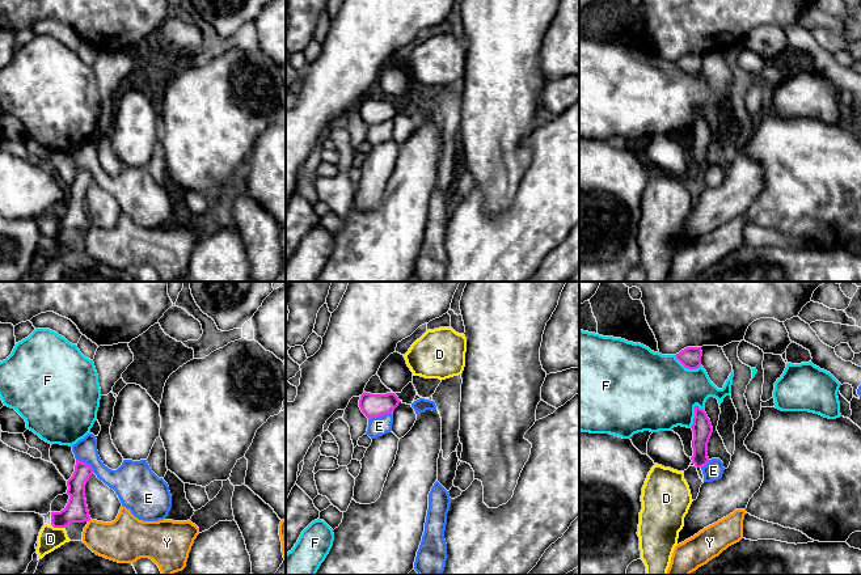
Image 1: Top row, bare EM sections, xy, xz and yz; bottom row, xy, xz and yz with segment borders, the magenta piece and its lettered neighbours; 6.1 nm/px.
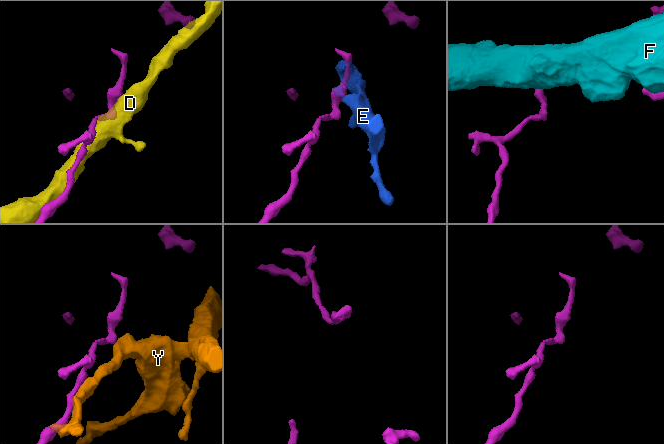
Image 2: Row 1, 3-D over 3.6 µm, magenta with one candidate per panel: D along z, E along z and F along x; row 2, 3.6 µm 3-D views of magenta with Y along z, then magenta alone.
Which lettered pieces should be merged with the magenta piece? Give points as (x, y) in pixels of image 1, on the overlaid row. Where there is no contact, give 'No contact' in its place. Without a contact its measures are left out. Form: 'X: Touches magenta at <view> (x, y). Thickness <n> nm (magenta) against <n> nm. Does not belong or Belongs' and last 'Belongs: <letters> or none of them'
D: Touches magenta at xy (58, 527). Thickness 140 nm (magenta) against 140 nm. Does not belong
E: Touches magenta at xz (379, 415). Thickness 140 nm (magenta) against 110 nm. Does not belong
F: Touches magenta at yz (695, 415). Thickness 120 nm (magenta) against 440 nm. Does not belong
Y: No contact. Does not belong
Belongs: none of them

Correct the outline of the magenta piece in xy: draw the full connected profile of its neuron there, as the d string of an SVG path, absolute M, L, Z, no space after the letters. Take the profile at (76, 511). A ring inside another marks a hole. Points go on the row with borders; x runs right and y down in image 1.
M76 460L75 472L67 481L68 503L60 512L51 512L51 525L66 528L72 523L89 521L89 511L85 499L85 485L93 474L90 465Z

